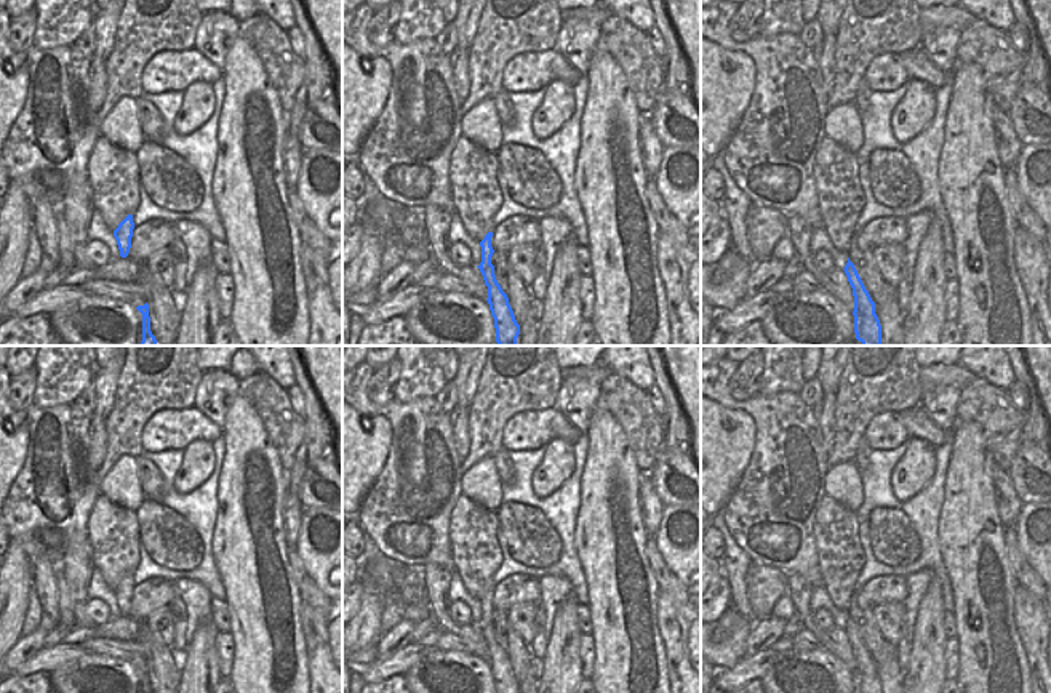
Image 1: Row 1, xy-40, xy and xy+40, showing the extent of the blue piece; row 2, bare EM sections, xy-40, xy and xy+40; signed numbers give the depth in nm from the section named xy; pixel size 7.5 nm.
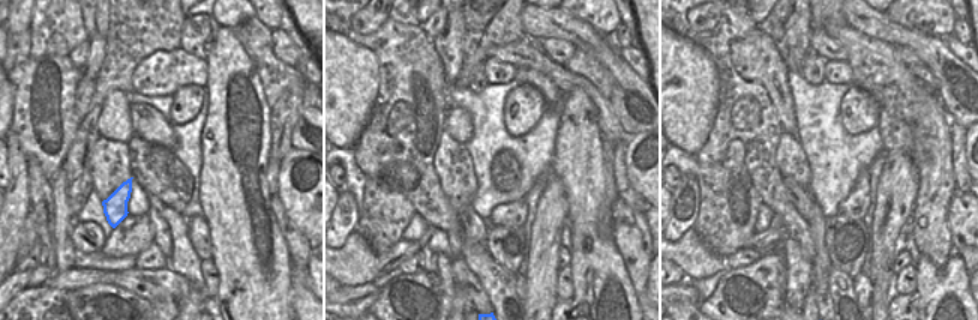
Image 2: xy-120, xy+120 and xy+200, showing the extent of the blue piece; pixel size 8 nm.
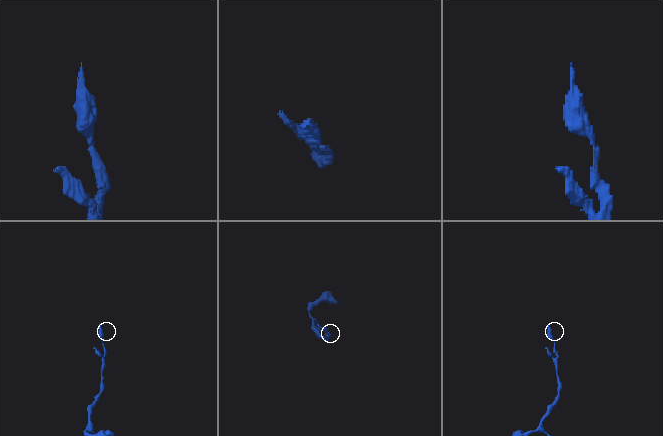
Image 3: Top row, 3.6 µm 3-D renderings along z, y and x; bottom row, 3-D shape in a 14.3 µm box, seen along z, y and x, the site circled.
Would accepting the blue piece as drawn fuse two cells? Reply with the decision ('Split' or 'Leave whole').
Leave whole

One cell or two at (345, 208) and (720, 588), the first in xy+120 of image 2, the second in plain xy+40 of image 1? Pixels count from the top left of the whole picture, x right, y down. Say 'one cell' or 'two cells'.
one cell

